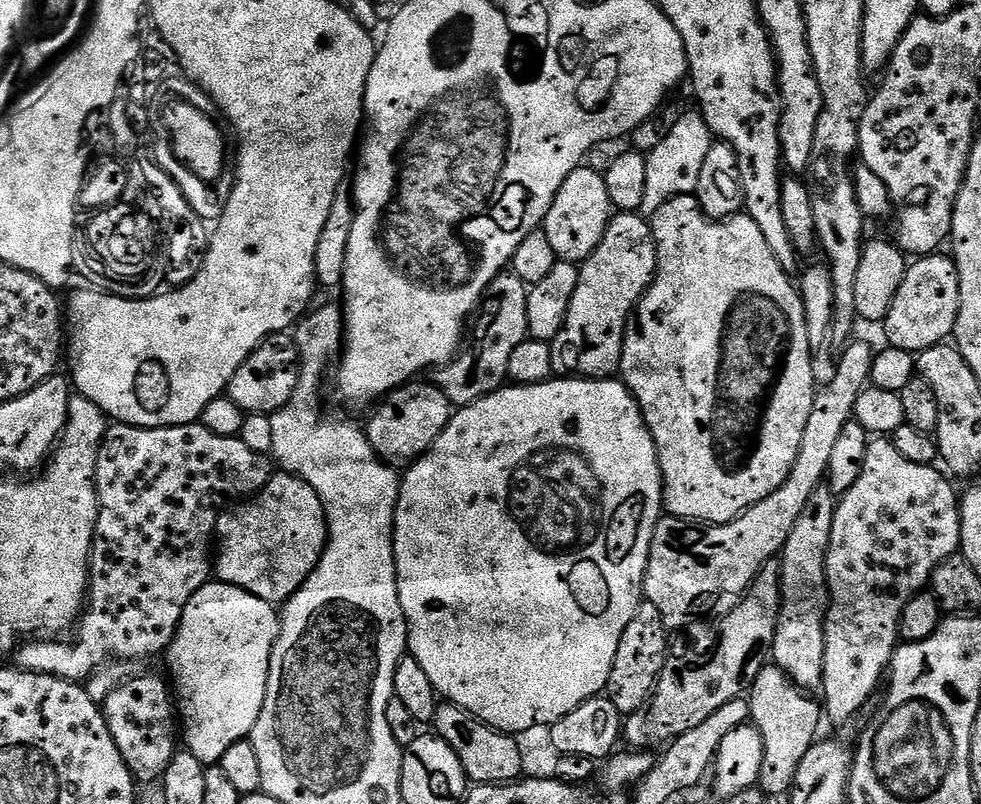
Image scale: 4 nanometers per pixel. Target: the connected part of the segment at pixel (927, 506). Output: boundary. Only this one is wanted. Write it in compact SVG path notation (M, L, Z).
M876 438L871 441L866 450L866 458L862 466L862 474L858 474L858 482L850 486L850 490L839 497L836 513L834 514L834 530L830 530L830 546L828 547L828 557L826 558L826 570L828 571L828 586L830 589L830 603L828 606L828 621L824 624L826 634L826 662L824 663L824 683L822 693L822 708L836 724L844 724L851 716L856 716L864 708L864 703L876 692L876 687L881 687L886 673L892 663L892 656L896 653L898 641L900 640L900 619L902 610L906 602L910 602L912 596L925 591L931 585L932 576L936 573L936 568L952 556L960 552L960 535L962 526L960 525L960 500L958 492L952 489L953 481L939 467L931 464L919 464L910 462L910 458L902 458L898 450L893 446L891 439Z

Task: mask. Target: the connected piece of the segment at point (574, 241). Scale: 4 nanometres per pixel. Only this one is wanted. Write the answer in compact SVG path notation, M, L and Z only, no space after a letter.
M588 167L574 169L566 182L562 182L562 190L558 190L542 225L546 238L550 238L550 246L554 246L557 260L569 260L574 265L588 260L590 254L598 250L608 229L608 221L614 215L603 175Z

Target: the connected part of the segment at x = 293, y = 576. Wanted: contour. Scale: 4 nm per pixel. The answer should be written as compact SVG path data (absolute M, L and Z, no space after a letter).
M276 474L268 481L268 485L261 492L256 493L247 503L240 502L235 506L229 507L221 512L216 520L216 535L214 537L214 576L219 583L229 584L230 586L238 586L242 590L246 590L250 594L254 594L258 598L262 598L266 602L270 602L274 606L283 605L296 591L303 586L306 578L320 561L320 555L324 553L324 547L328 545L328 523L324 517L324 507L318 498L318 494L312 487L295 474Z

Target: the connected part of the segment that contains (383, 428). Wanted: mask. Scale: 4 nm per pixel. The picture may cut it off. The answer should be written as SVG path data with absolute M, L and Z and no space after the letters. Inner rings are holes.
M409 382L395 388L379 401L380 408L371 409L372 417L366 423L366 435L370 446L381 460L393 465L407 465L419 460L434 446L434 442L452 421L454 406L435 383Z

